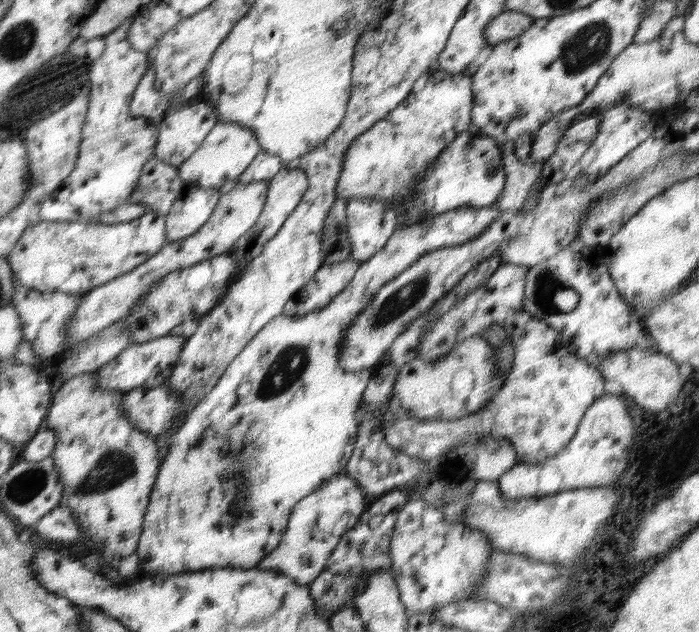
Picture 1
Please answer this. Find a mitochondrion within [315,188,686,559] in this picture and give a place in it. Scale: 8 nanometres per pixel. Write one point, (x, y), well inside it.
(400, 301)

